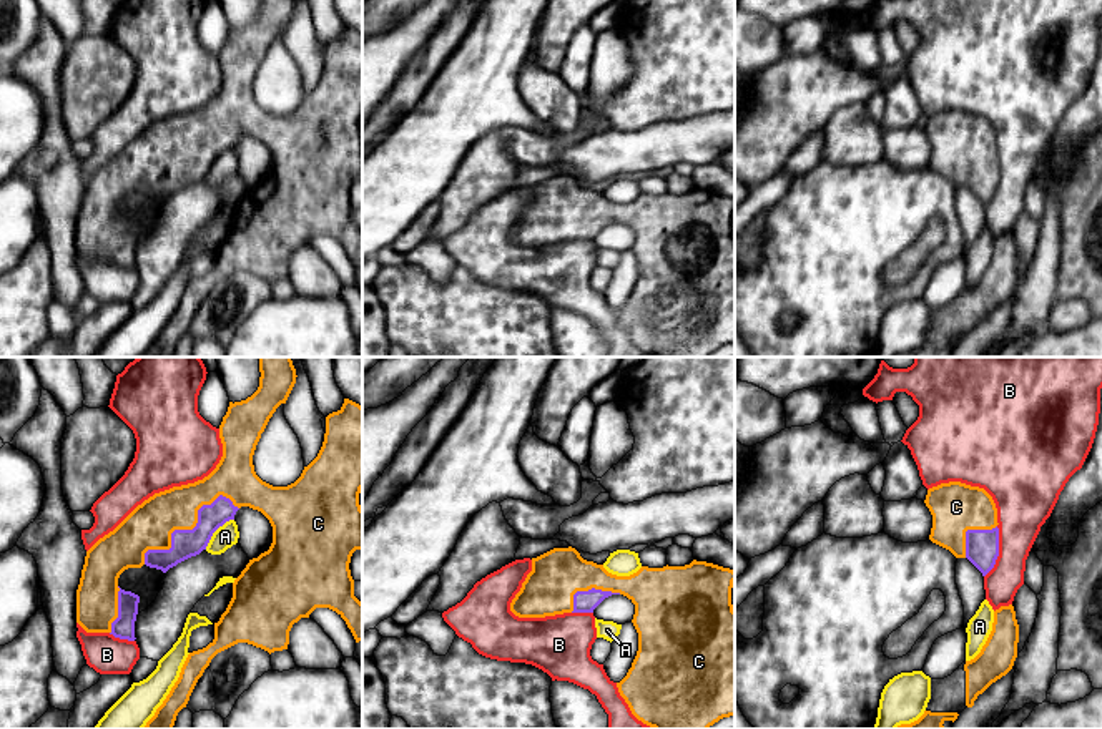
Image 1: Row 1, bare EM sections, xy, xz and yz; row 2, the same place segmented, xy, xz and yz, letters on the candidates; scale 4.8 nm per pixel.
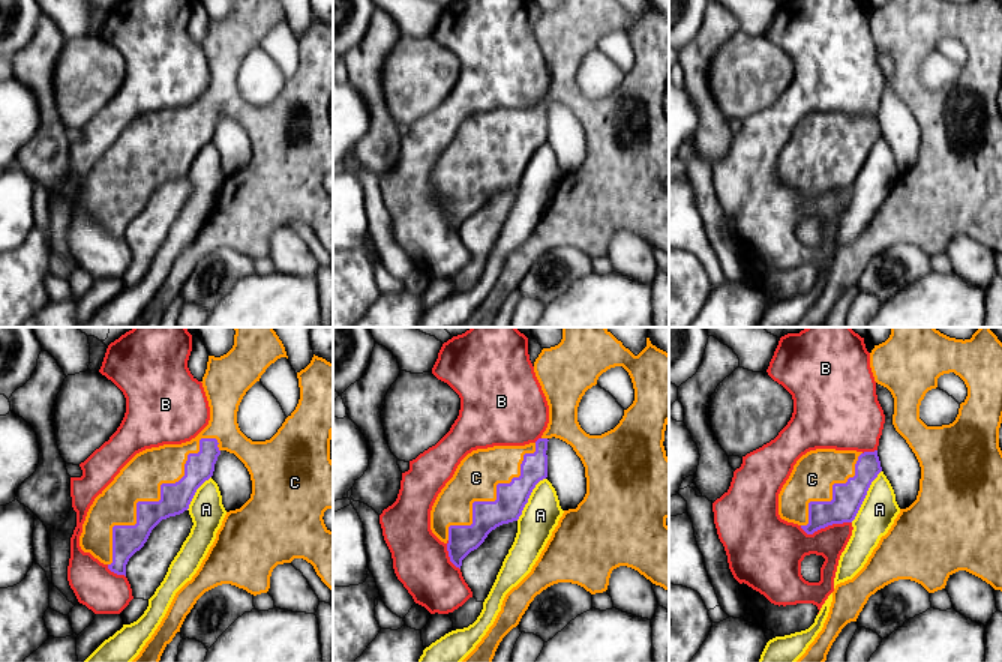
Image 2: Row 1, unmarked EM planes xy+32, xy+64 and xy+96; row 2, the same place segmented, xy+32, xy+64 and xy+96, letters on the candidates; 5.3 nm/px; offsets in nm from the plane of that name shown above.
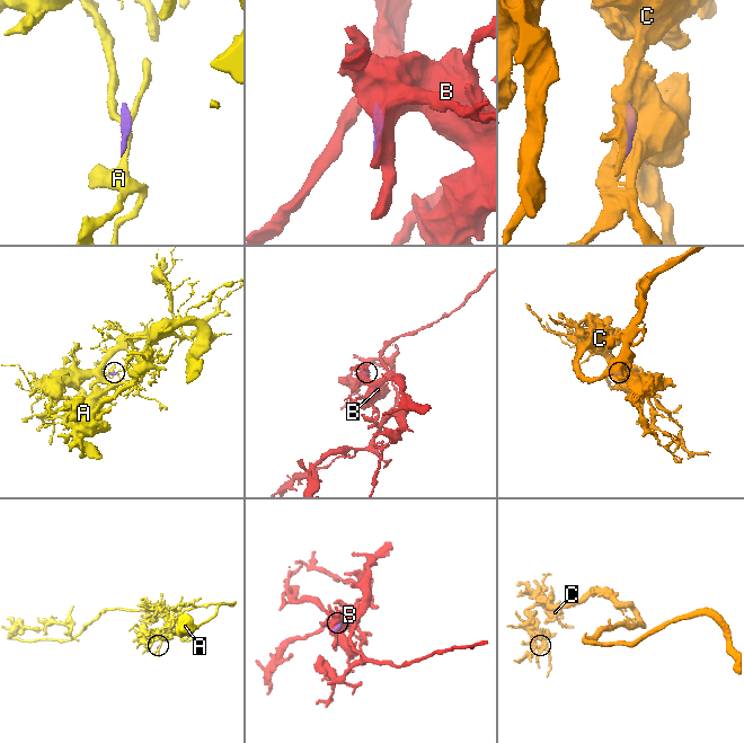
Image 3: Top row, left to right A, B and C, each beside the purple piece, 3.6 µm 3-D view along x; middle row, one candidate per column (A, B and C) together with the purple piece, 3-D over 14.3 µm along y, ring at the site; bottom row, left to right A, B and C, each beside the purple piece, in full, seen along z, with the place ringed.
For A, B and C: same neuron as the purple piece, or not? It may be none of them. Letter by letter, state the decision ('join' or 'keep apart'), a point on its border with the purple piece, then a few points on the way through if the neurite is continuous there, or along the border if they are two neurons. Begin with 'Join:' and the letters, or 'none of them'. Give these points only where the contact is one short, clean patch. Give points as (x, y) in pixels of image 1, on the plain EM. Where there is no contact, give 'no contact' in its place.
Join: C
A: keep apart | xy (215, 158) | along xy (233, 146), (226, 148), (213, 161), (205, 176)
B: keep apart | yz (998, 180)
C: join | xy (186, 158)

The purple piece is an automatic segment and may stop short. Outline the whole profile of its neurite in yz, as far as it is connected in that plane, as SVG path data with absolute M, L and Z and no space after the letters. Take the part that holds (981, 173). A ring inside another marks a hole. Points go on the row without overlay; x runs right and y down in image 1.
M949 110L929 116L924 131L932 143L929 168L956 186L967 186L986 204L999 184L992 125L984 116Z

